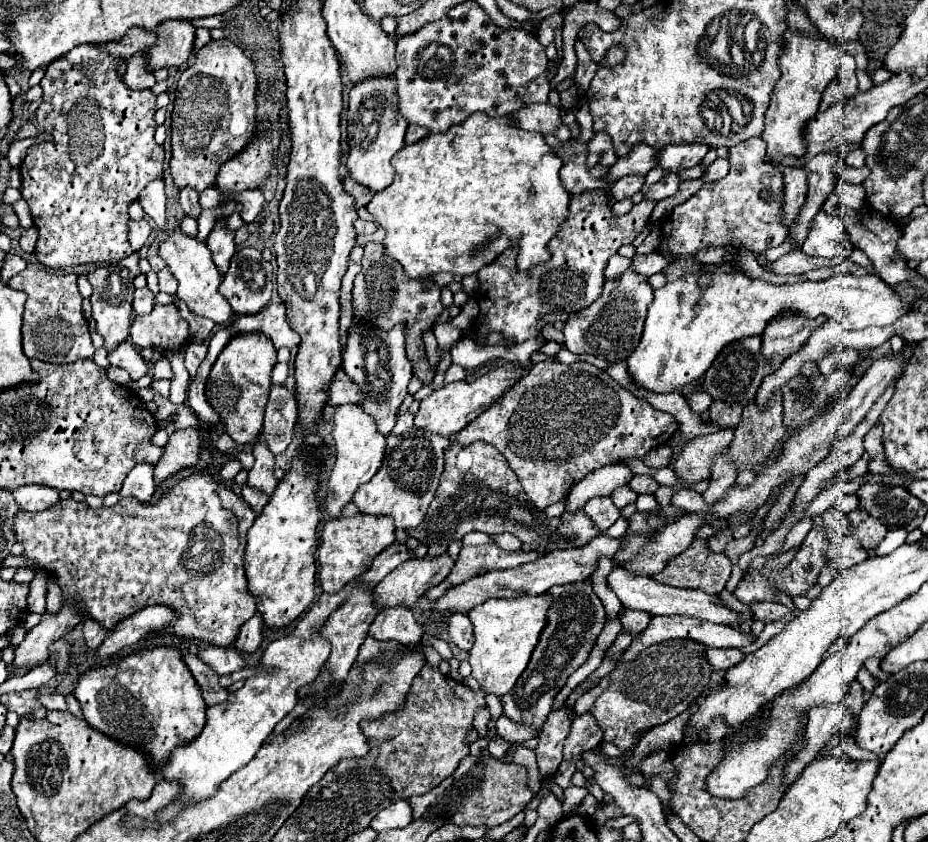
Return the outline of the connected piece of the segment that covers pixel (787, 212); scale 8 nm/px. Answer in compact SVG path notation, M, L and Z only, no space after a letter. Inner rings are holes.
M785 167L783 171L783 179L785 179L783 223L787 223L787 227L791 227L801 205L805 203L805 195L809 189L807 177L809 177L809 171L805 167Z

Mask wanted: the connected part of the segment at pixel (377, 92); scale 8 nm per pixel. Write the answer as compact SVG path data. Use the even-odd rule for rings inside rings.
M381 75L381 79L363 79L355 83L349 93L349 109L347 109L347 131L349 131L349 157L347 169L353 173L361 185L371 191L381 191L393 181L393 165L391 159L405 145L405 129L407 119L401 119L397 111L397 79L395 75Z

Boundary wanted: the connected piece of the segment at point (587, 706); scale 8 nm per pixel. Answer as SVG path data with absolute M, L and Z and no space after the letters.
M591 689L591 691L583 693L583 695L581 695L581 697L575 701L575 707L577 707L577 715L591 711L591 709L593 709L593 703L595 703L595 693L593 693L593 689Z

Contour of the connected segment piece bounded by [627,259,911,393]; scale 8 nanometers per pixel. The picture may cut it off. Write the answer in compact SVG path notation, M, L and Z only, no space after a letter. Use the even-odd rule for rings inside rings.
M723 259L723 263L713 265L711 287L703 289L697 283L697 275L685 275L685 279L677 279L655 289L655 299L649 305L641 343L627 359L629 375L633 375L637 387L645 387L647 391L679 391L705 375L709 363L713 363L717 353L721 353L721 347L737 339L761 335L767 321L779 311L797 311L811 319L825 315L827 320L834 320L831 342L838 342L835 346L855 349L847 345L849 331L885 327L897 319L901 319L903 325L905 313L911 311L911 305L905 305L897 291L875 275L837 275L825 281L773 285L761 279L749 279L735 265L725 263Z

